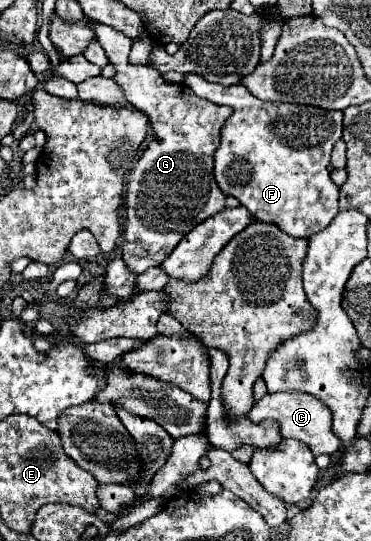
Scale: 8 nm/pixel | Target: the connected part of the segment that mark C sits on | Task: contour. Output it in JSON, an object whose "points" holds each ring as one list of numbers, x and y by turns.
{"points":[[295,390,265,394,249,410,249,418,253,422,261,422,261,420,267,420,267,418,277,420,281,424,283,438,295,438,295,440,305,442,315,456,319,456,319,454,331,456,331,454,339,452,339,438,331,430,331,410,327,406,323,406,311,394,303,394,303,392,295,392]]}

